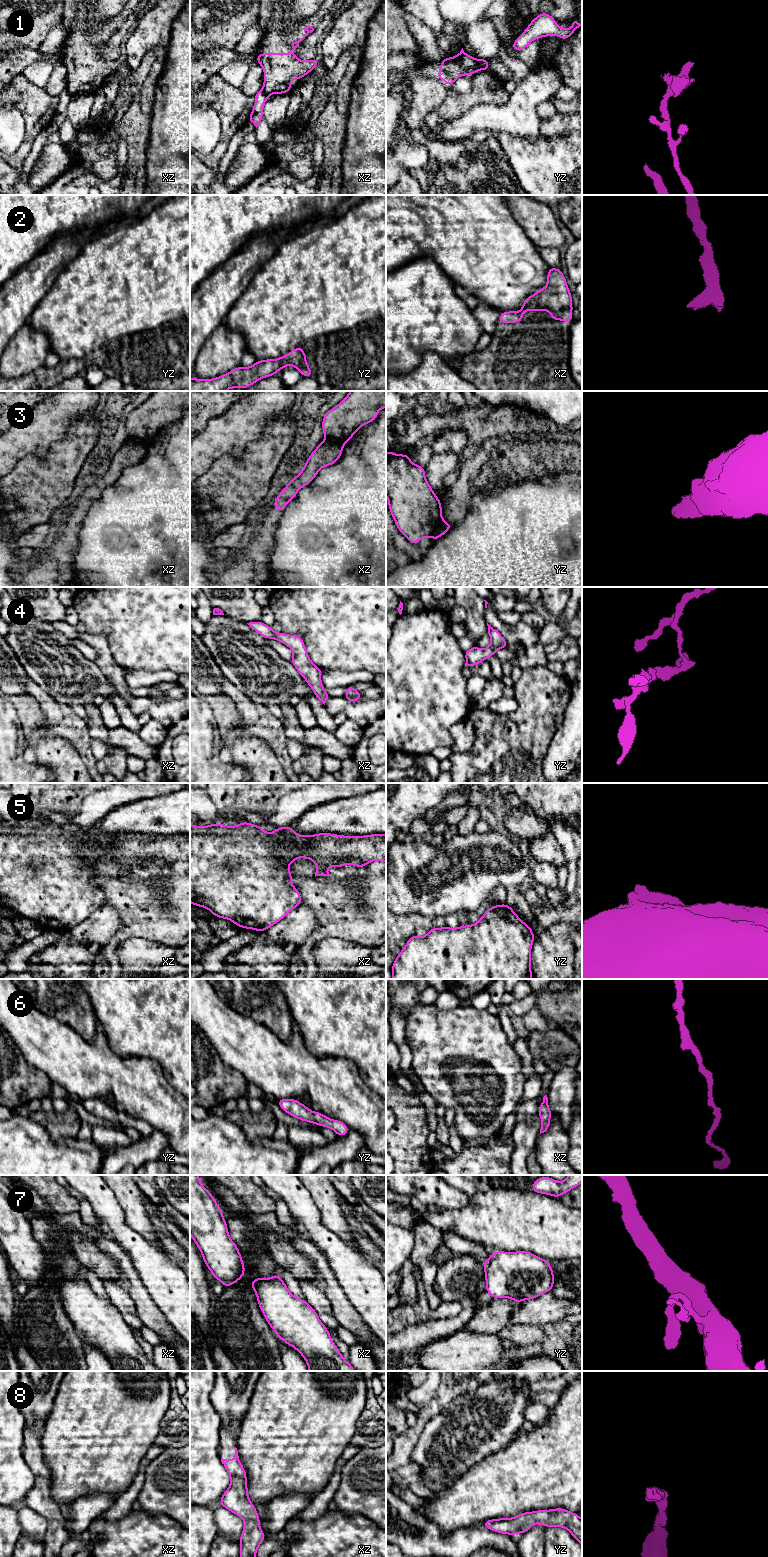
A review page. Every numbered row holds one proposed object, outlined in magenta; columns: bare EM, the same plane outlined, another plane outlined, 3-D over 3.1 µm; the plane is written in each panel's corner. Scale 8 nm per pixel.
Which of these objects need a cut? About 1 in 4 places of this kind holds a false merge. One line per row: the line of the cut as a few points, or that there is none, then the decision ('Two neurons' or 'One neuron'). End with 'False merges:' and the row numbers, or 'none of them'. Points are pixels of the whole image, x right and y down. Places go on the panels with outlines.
1: Split along yz (478, 60), (479, 69). Two neurons
2: No split. One neuron
3: Split along xz (326, 437), (339, 440), (343, 444). Two neurons
4: No split. One neuron
5: No split. One neuron
6: No split. One neuron
7: No split. One neuron
8: No split. One neuron
False merges: 1, 3

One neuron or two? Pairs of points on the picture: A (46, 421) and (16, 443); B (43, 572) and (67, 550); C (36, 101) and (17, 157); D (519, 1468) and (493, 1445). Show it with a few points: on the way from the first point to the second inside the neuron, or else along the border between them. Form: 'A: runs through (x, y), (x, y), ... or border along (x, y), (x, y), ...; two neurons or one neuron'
A: runs through (39, 429), (33, 434), (28, 434), (24, 437); one neuron
B: runs through (49, 568), (61, 556); one neuron
C: runs through (36, 115), (36, 125), (27, 143); one neuron
D: border along (517, 1435), (505, 1447), (478, 1461); two neurons

